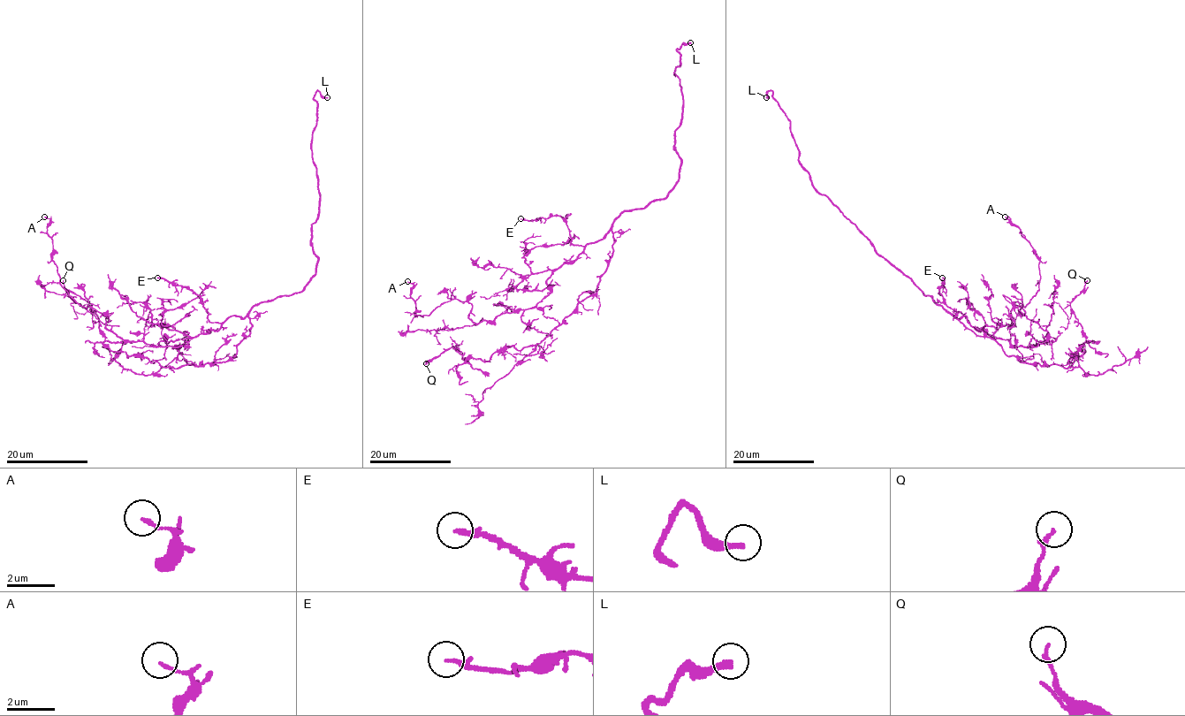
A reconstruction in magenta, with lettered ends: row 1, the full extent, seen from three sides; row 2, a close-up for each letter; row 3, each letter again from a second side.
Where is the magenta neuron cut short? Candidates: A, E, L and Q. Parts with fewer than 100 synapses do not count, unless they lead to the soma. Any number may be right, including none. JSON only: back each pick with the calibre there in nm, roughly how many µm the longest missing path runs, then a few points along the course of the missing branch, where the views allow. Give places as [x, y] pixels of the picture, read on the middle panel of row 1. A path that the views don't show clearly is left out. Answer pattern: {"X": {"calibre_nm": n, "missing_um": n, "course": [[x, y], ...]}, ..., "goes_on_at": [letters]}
{"L": {"calibre_nm": 240, "missing_um": 25}, "goes_on_at": ["L"]}

